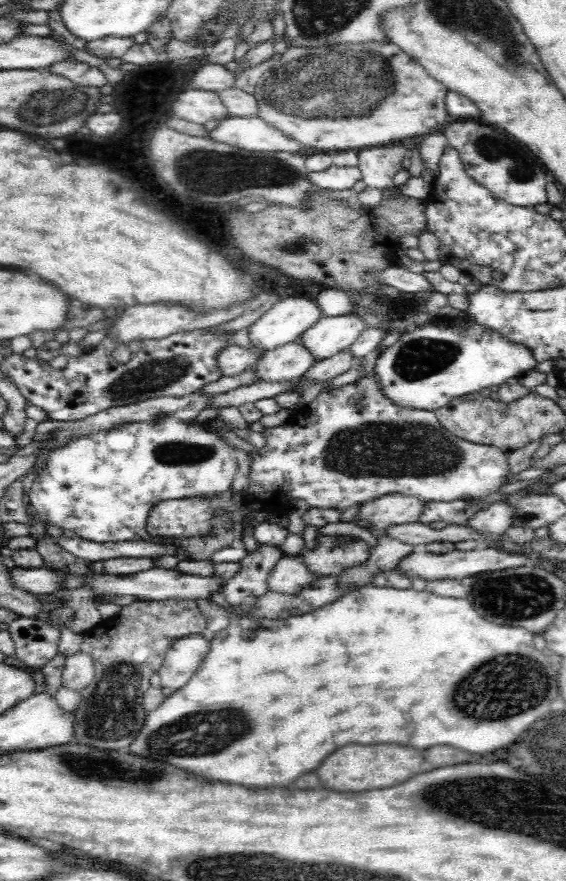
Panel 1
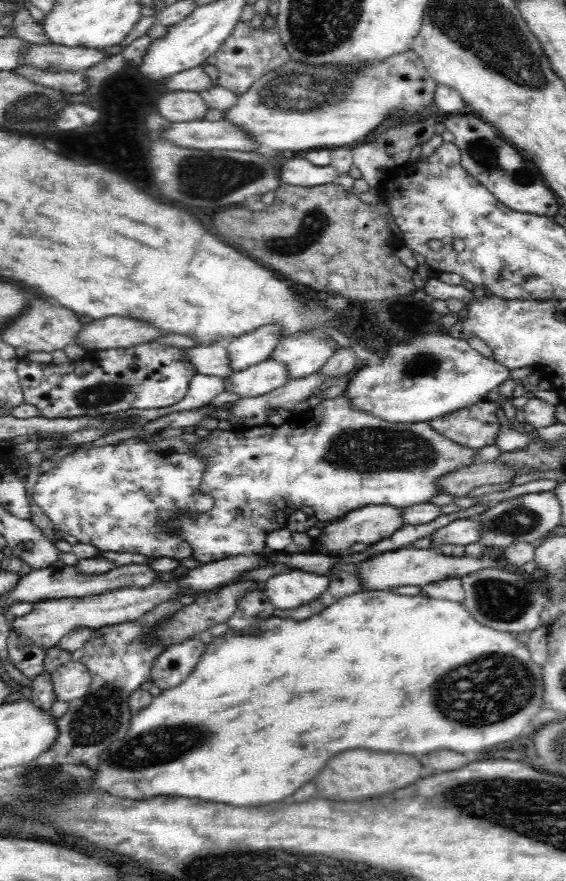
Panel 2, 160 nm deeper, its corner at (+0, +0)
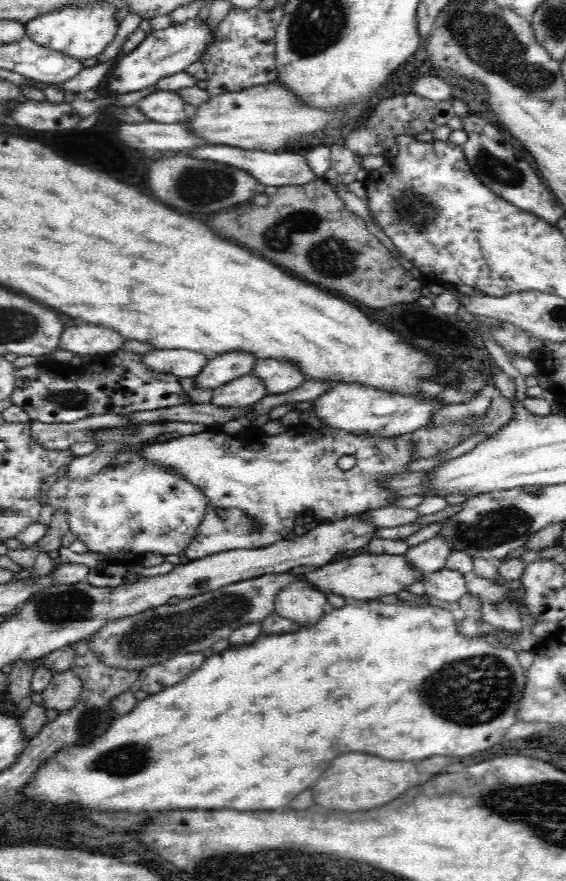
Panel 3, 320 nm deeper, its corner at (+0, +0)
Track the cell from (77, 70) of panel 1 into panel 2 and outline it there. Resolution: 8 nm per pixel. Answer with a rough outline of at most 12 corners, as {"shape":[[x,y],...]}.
{"shape":[[19,65],[8,70],[18,76],[64,93],[88,88],[82,71],[50,73]]}

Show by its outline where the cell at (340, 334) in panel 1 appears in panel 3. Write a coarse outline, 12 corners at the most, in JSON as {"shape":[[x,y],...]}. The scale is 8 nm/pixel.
{"shape":[[255,360],[250,368],[264,395],[302,386],[300,368],[288,360]]}

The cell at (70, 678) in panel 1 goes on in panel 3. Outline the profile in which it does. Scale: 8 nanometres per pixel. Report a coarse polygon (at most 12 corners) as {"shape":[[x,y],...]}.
{"shape":[[74,672],[52,677],[43,692],[46,709],[76,705],[82,681]]}

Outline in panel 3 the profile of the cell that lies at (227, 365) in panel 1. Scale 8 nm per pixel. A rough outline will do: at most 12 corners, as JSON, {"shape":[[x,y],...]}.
{"shape":[[188,350],[142,354],[156,374],[194,378],[208,361]]}

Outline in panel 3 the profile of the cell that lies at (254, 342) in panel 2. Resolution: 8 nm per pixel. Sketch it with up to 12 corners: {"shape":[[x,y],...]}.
{"shape":[[230,351],[208,359],[190,379],[214,390],[250,375],[254,355]]}

